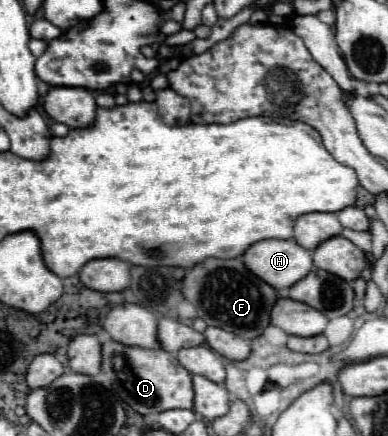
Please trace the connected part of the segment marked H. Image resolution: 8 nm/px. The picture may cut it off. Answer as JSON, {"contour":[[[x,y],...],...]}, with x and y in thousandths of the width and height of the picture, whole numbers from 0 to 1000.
{"contour":[[[755,548],[668,553],[631,576],[626,599],[709,663],[740,663],[807,622],[807,580],[771,567]]]}

